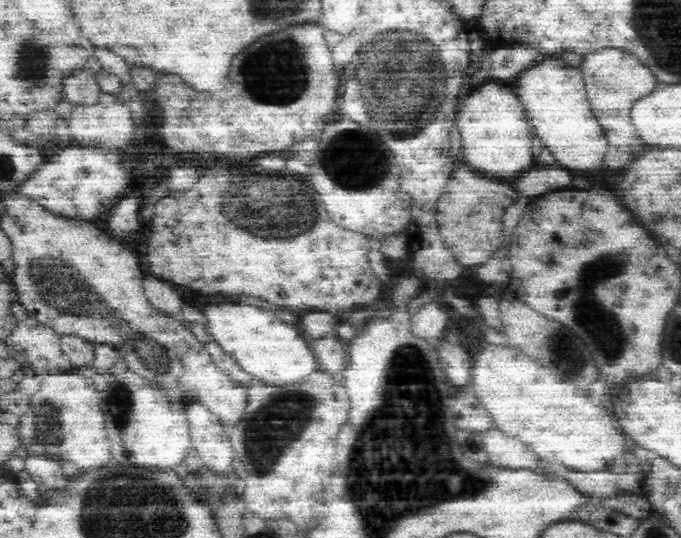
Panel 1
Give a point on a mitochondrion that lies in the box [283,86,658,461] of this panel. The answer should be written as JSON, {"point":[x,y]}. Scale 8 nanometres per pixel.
{"point":[592,275]}

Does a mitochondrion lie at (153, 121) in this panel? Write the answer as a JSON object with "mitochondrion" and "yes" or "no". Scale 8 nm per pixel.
{"mitochondrion":"no"}

